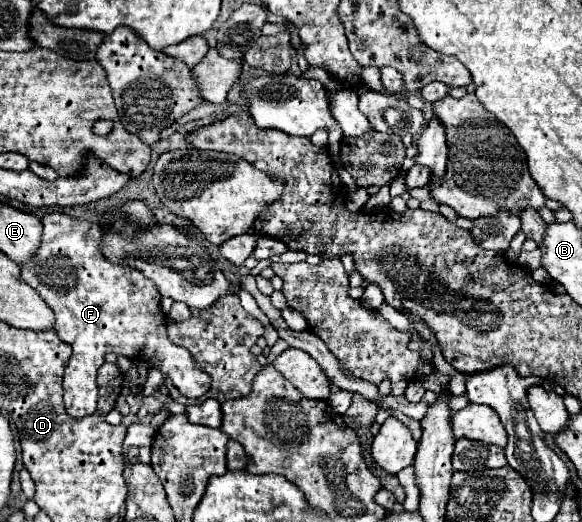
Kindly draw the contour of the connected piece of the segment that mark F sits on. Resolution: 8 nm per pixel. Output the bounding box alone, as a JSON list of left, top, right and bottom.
[19,212,211,418]

